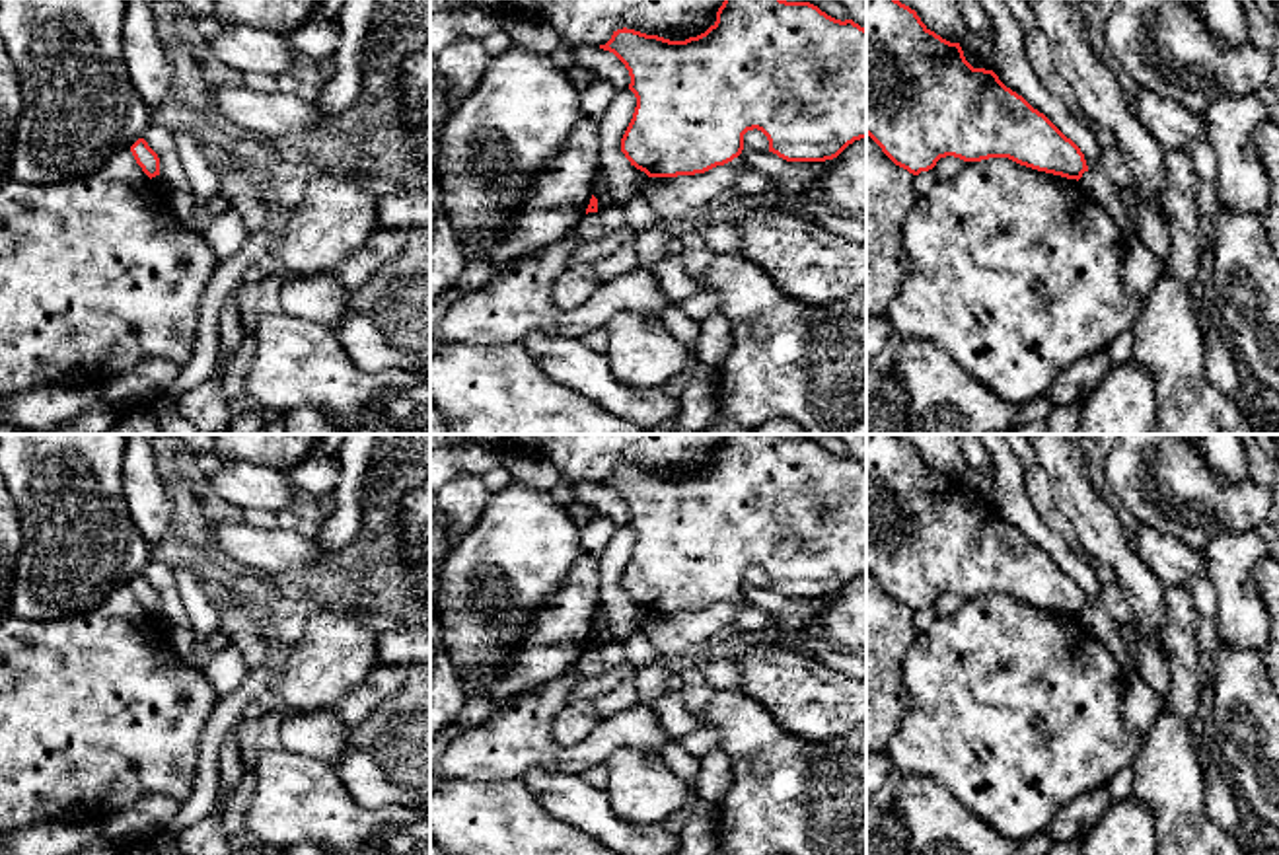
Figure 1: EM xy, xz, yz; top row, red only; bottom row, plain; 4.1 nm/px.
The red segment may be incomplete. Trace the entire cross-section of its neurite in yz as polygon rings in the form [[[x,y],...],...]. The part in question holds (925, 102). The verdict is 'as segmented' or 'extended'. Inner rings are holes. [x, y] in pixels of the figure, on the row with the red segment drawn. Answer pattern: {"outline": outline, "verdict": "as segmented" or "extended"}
{"outline": [[[866,0],[866,134],[913,175],[940,158],[1008,158],[1020,166],[1080,179],[1084,154],[1043,113],[1006,88],[993,70],[973,68],[960,47],[931,31],[899,0]]], "verdict": "as segmented"}

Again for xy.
{"outline": [[[138,138],[132,146],[130,152],[136,160],[136,164],[142,167],[142,171],[152,179],[160,175],[160,158],[158,154],[148,146],[144,138]]], "verdict": "as segmented"}

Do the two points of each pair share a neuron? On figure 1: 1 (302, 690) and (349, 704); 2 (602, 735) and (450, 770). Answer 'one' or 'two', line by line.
1: two
2: one

